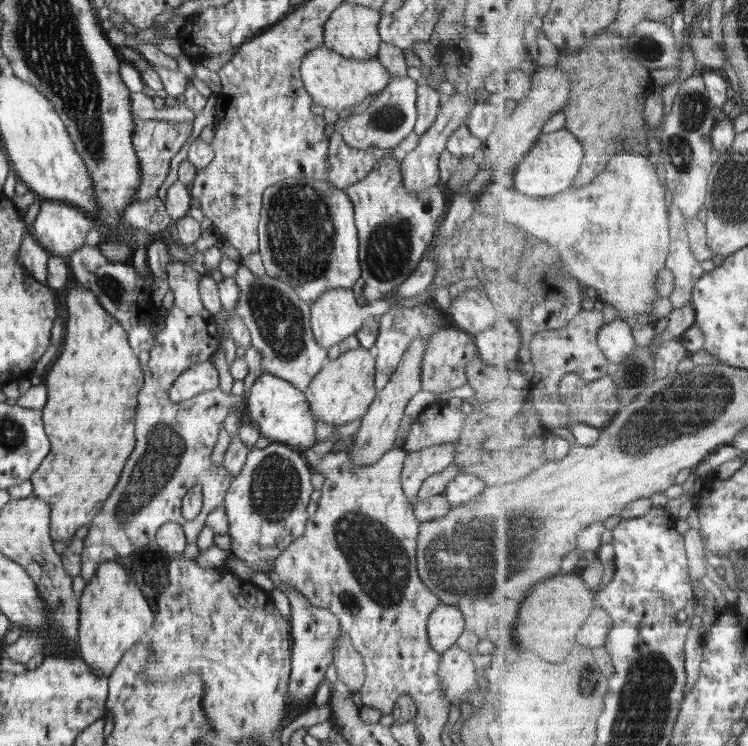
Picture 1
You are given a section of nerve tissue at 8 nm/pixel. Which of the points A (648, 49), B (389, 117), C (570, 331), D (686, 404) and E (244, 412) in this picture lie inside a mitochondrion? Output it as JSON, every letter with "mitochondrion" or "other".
{"A":"mitochondrion","B":"mitochondrion","C":"other","D":"mitochondrion","E":"other"}

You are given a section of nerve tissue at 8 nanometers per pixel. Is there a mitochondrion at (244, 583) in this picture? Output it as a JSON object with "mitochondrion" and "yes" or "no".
{"mitochondrion":"no"}

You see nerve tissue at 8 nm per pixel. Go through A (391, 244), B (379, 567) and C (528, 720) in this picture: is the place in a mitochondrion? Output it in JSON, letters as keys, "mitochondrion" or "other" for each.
{"A":"mitochondrion","B":"mitochondrion","C":"other"}

